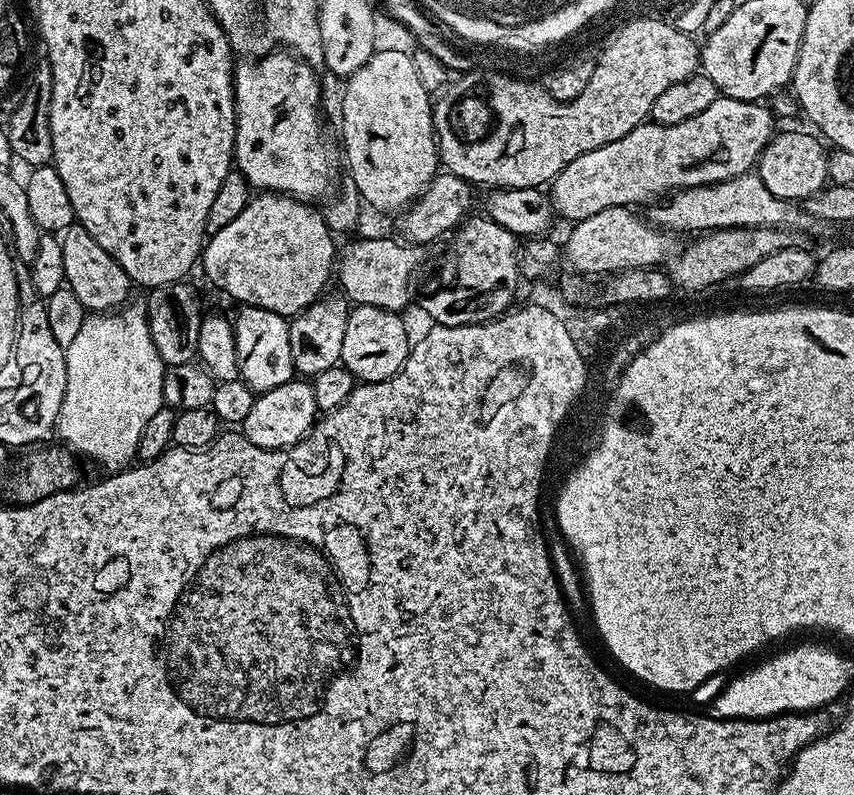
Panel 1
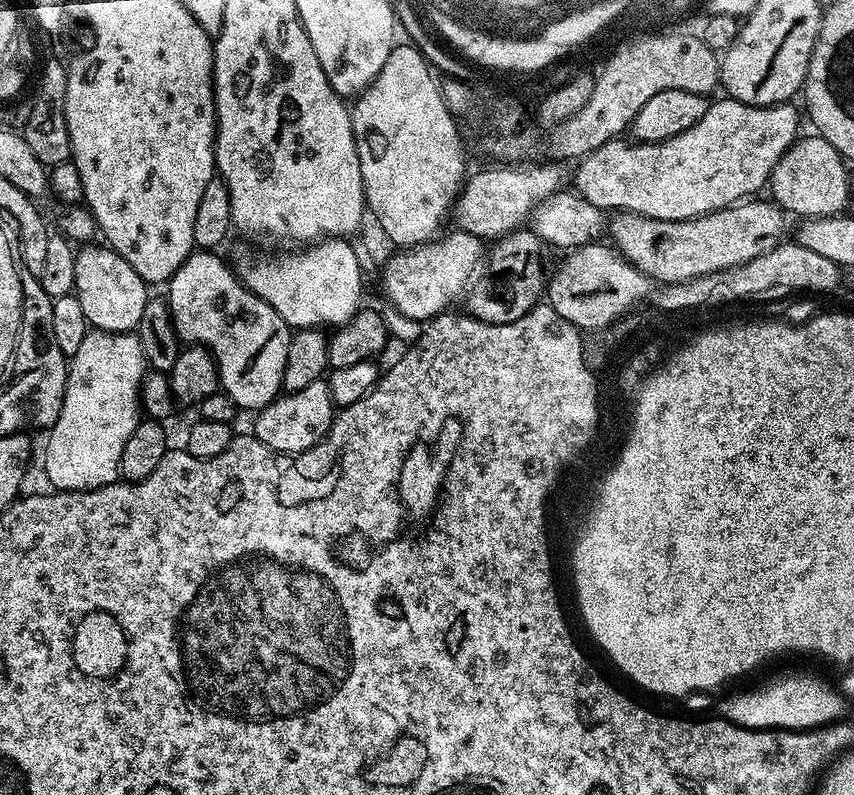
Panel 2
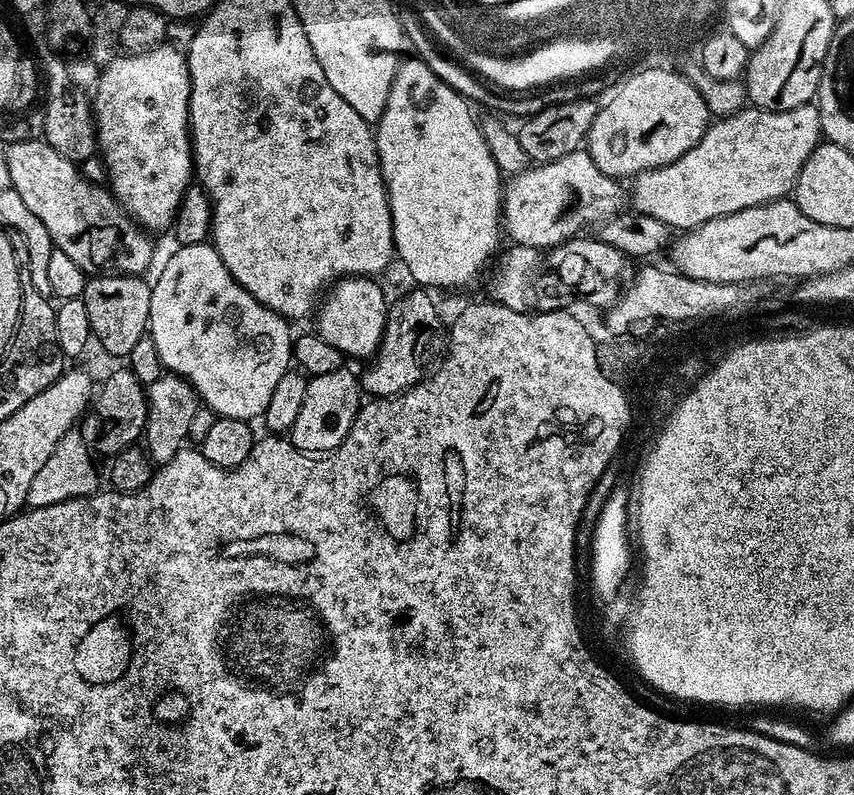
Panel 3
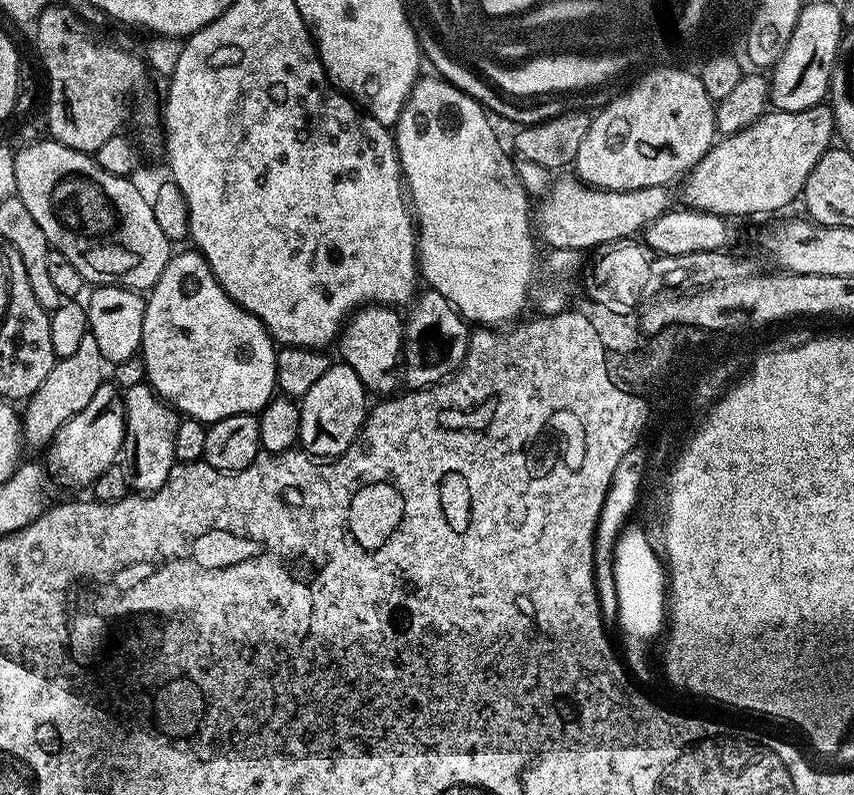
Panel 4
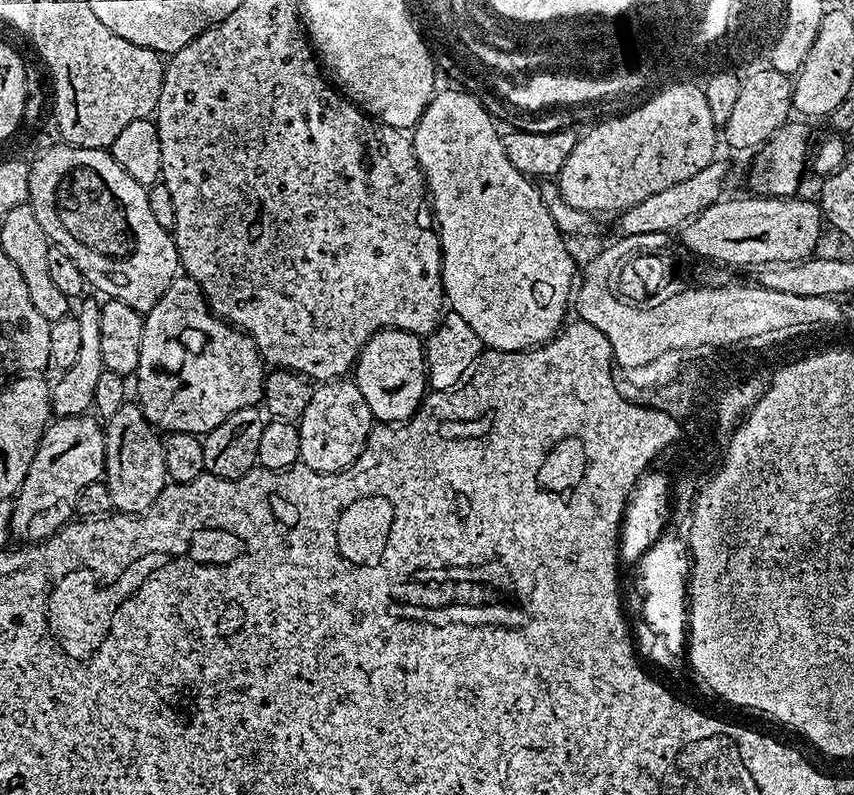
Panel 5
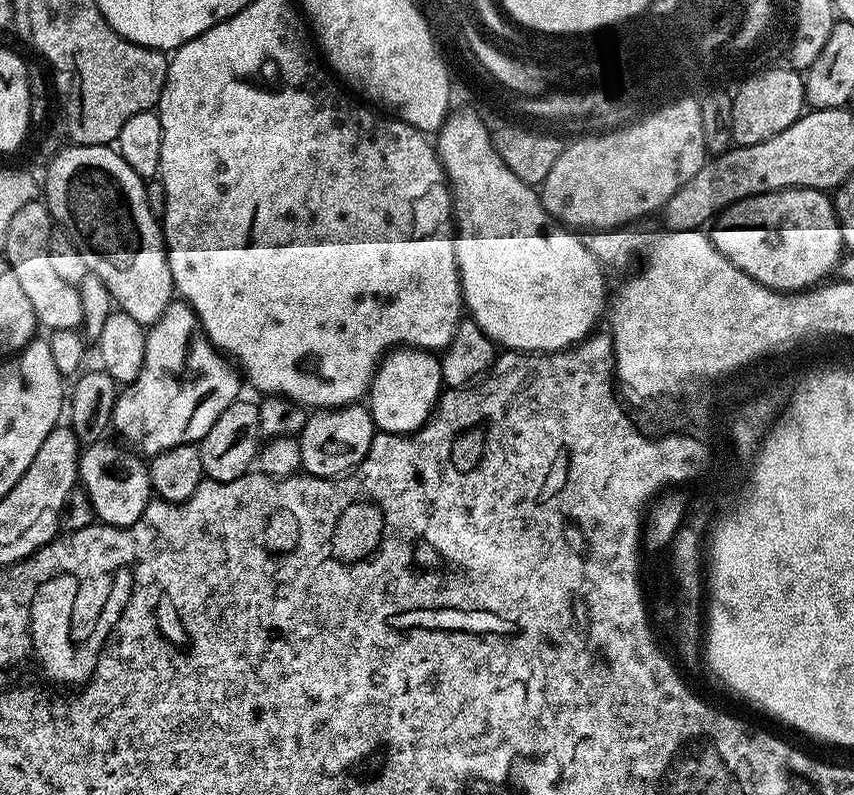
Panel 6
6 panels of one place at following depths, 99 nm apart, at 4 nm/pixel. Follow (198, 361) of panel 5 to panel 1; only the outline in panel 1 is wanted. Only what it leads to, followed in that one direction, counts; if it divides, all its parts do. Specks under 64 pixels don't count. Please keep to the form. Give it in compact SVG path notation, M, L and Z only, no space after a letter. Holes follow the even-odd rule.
M247 306L239 309L241 312L234 316L236 330L236 371L239 379L243 380L253 393L269 392L274 386L282 386L287 380L293 379L294 369L290 358L290 334L288 333L289 321L285 317L274 314L265 308L250 308Z

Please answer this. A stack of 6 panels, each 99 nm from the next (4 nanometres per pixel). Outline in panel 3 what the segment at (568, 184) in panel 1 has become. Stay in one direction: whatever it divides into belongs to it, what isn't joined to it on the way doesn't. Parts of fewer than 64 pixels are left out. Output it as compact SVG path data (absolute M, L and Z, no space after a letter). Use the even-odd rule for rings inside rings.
M815 103L803 104L802 106L794 106L794 110L782 110L781 112L767 112L764 108L753 108L745 106L740 111L734 113L733 116L722 116L713 119L708 125L708 129L702 134L702 138L693 148L686 150L684 154L674 162L670 162L661 168L651 168L645 172L639 172L634 177L636 184L632 188L632 204L631 207L635 211L646 214L650 218L658 218L658 222L667 224L672 230L691 230L697 228L700 224L704 224L707 220L713 220L719 216L726 214L734 214L738 210L746 210L750 206L758 206L759 204L769 204L771 200L778 200L787 197L793 191L796 178L806 158L815 150L817 144L821 143L822 133L820 130L820 111L816 108Z

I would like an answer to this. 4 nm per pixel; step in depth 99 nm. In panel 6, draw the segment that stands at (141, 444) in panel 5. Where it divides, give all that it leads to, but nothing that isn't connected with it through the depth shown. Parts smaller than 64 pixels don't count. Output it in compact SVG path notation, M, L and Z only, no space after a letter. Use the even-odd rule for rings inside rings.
M100 439L96 443L89 443L81 451L78 480L82 491L90 498L96 520L114 529L123 530L138 522L138 518L142 518L154 493L145 457L119 443L116 445L107 442L107 439Z

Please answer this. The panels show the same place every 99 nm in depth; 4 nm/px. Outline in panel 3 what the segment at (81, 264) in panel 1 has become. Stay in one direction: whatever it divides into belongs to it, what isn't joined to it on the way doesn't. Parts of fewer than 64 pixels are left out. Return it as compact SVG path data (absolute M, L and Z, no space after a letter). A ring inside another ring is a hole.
M96 274L89 279L82 297L86 314L90 314L90 326L95 343L100 343L112 356L127 357L130 350L148 330L150 314L149 281L139 275Z

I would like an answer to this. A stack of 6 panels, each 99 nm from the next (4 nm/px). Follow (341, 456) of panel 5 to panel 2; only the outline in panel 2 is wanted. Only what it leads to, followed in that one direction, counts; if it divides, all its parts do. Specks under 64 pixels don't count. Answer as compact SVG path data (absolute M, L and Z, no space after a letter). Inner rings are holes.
M321 378L310 382L306 390L281 394L275 400L271 400L266 407L259 409L255 413L256 432L254 436L270 450L295 456L298 452L310 450L324 438L330 430L337 411L336 405L332 402L327 379Z

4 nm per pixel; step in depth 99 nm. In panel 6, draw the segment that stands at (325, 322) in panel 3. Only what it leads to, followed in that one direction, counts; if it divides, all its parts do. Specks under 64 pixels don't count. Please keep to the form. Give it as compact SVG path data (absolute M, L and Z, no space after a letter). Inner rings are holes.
M401 346L391 349L376 368L366 407L379 431L411 436L427 423L445 388L444 365L439 355Z

